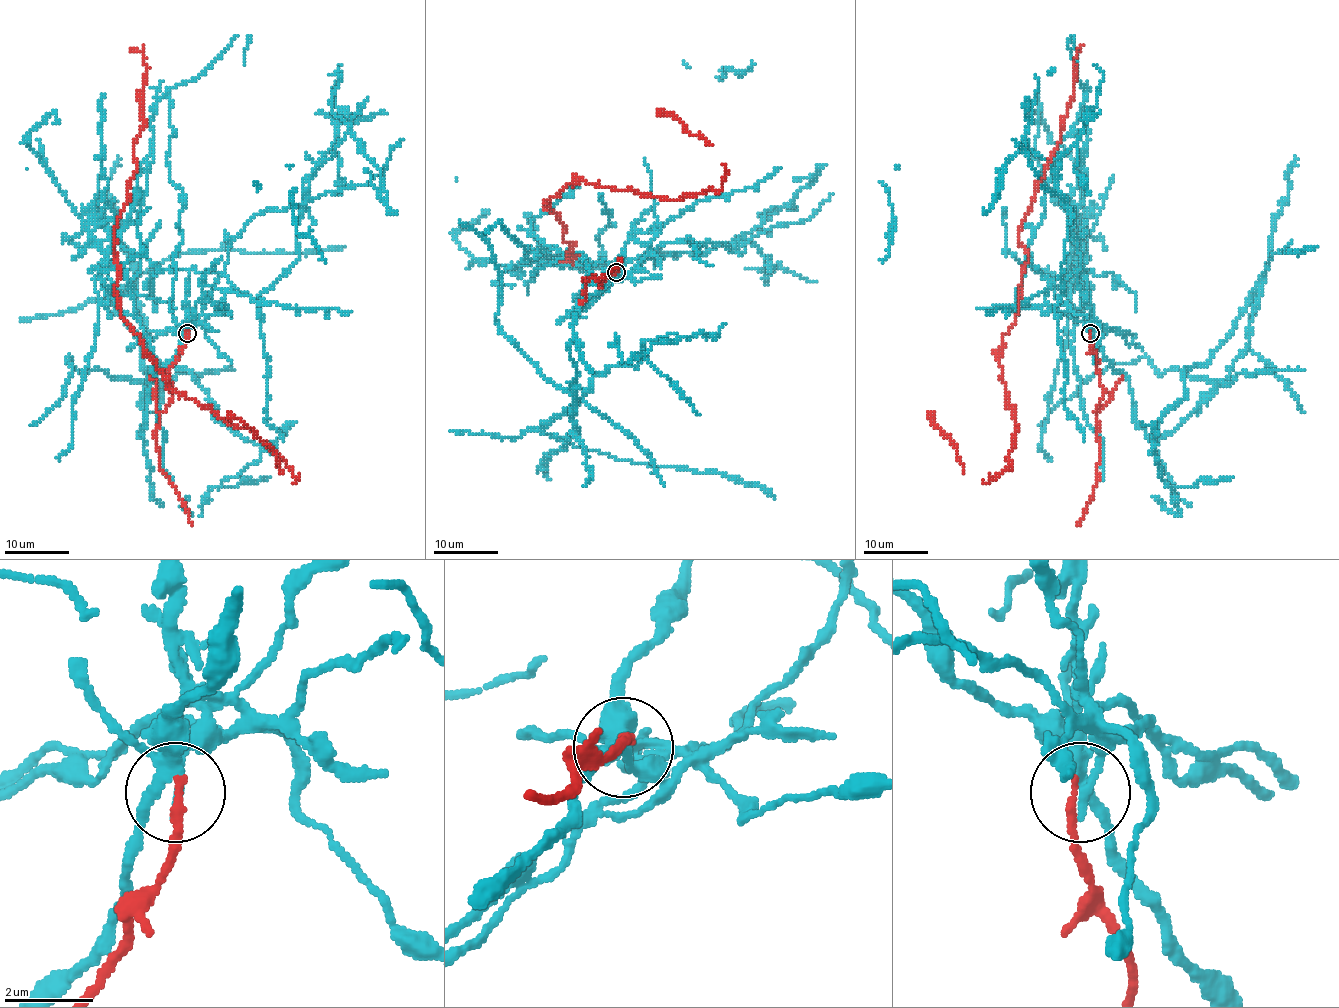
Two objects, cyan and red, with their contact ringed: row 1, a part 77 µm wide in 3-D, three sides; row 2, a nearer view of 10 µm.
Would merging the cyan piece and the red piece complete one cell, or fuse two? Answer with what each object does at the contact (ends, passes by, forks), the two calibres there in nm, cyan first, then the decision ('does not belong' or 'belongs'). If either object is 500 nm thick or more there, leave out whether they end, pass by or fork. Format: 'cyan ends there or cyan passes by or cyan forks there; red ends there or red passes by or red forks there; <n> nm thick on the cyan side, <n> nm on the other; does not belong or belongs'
cyan forks there; red ends there; 150 nm thick on the cyan side, 200 nm on the other; does not belong

